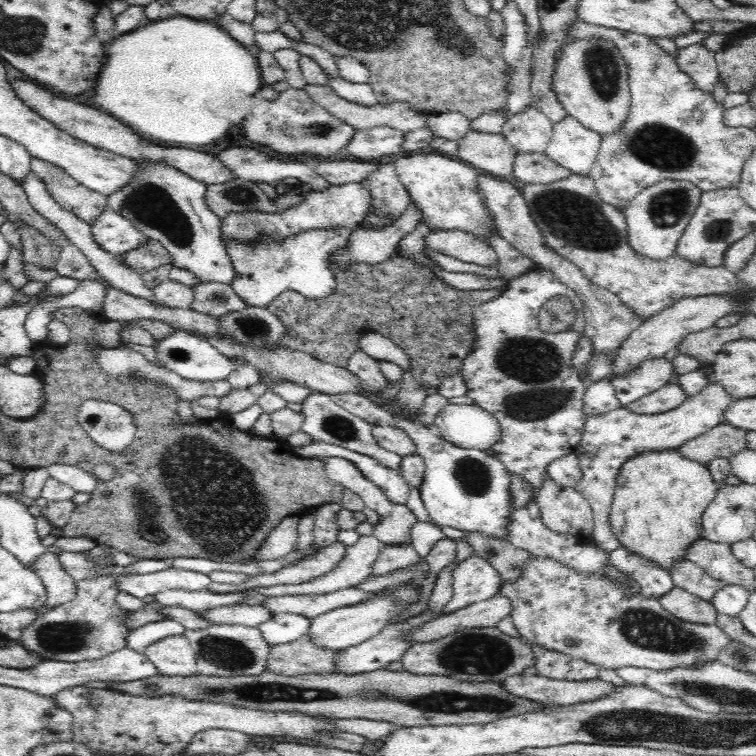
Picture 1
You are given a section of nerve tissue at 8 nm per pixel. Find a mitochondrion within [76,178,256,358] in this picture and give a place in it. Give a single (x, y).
(150, 203)

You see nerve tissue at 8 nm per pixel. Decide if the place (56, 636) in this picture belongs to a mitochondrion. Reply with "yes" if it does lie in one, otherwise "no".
yes

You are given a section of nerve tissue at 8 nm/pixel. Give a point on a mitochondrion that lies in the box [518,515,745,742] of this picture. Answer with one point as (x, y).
(645, 628)

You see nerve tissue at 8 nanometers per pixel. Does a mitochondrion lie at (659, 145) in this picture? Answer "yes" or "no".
yes

